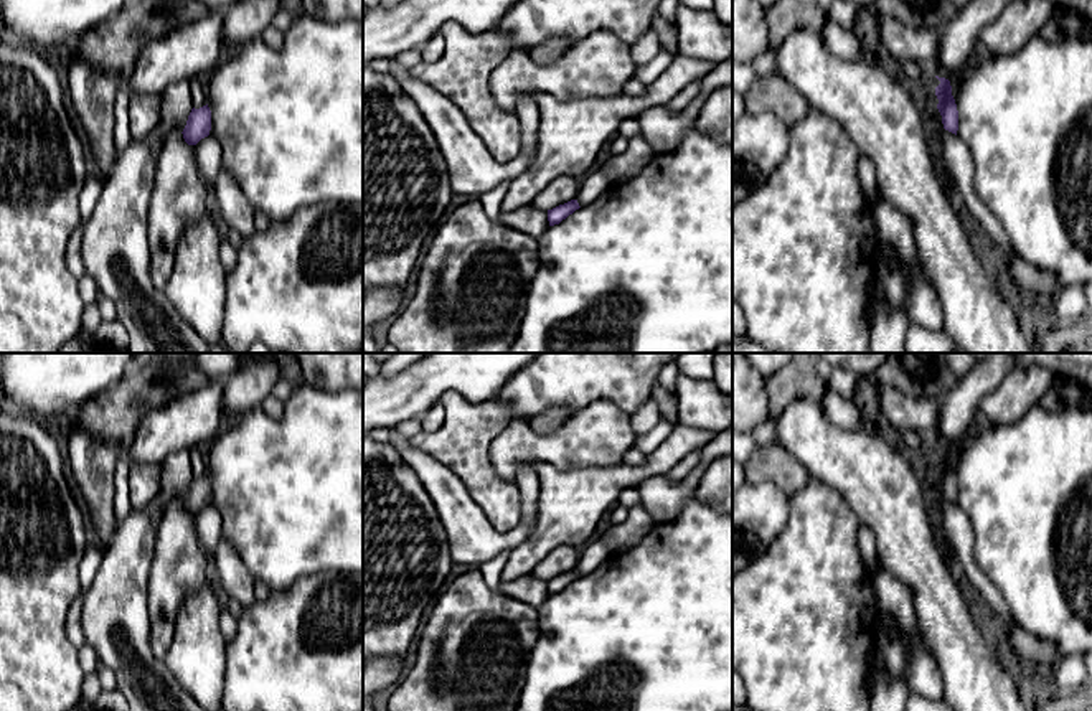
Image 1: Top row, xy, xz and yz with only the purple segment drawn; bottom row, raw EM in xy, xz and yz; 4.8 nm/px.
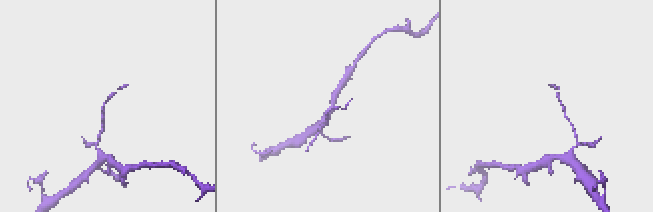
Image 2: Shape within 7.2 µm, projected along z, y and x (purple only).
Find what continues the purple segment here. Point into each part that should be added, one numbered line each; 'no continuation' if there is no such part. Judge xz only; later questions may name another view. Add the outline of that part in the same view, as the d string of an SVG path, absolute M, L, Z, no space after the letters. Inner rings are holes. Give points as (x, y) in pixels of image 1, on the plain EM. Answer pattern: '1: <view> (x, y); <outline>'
no continuation

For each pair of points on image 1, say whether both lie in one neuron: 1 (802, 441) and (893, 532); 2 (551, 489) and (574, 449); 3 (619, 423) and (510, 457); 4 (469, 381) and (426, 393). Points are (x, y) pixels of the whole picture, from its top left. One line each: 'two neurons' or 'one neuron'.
1: one neuron
2: two neurons
3: one neuron
4: one neuron

